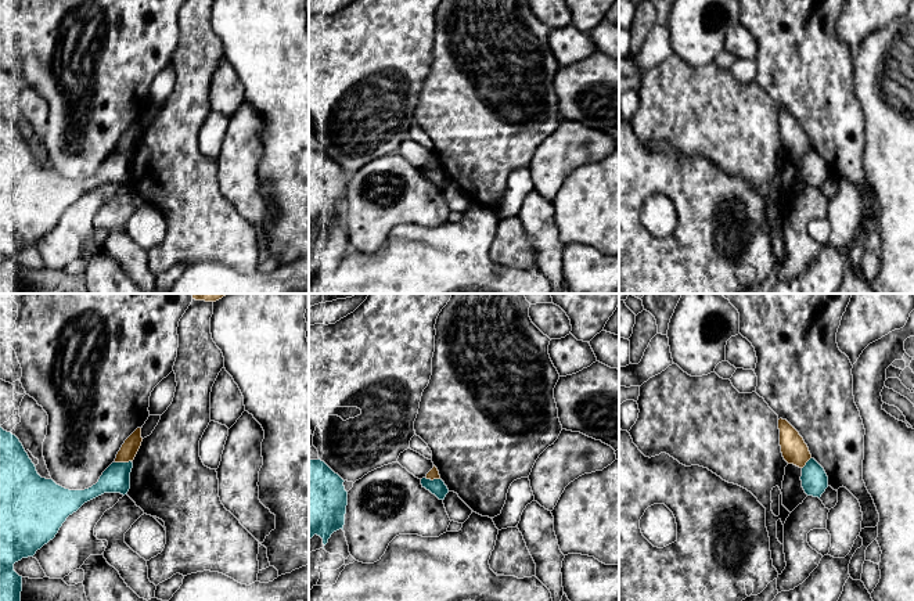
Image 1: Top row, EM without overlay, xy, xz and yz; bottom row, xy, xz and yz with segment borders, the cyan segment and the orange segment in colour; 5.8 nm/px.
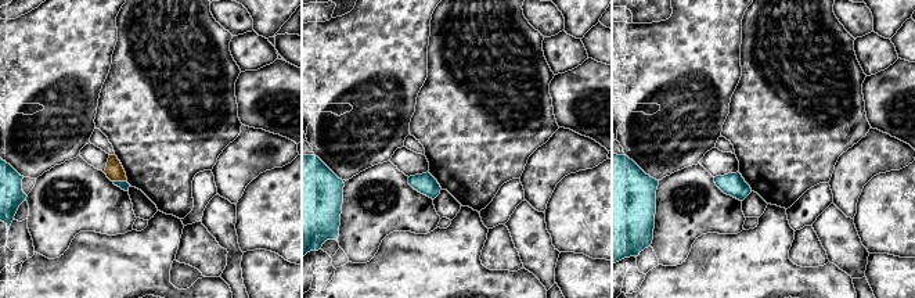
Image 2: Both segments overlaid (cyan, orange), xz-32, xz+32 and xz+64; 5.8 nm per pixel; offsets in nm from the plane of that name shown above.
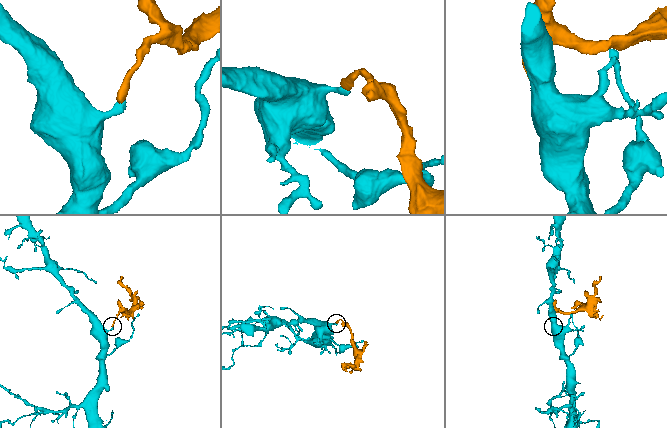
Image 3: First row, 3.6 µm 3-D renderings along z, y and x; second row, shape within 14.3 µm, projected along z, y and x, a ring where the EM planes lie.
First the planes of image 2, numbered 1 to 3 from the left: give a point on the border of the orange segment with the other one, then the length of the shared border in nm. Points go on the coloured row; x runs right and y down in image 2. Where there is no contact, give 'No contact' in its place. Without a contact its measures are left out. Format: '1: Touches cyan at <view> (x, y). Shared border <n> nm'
1: Touches cyan at xz-32 (121, 182). Shared border 80 nm
2: No contact
3: No contact

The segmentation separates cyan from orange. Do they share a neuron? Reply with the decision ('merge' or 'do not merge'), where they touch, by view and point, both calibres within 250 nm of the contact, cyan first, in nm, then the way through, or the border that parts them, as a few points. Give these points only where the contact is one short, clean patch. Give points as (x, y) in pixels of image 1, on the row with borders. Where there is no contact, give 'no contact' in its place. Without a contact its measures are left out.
do not merge | xy (122, 463) | 160/100 nm | along xy (130, 460), (115, 463)

